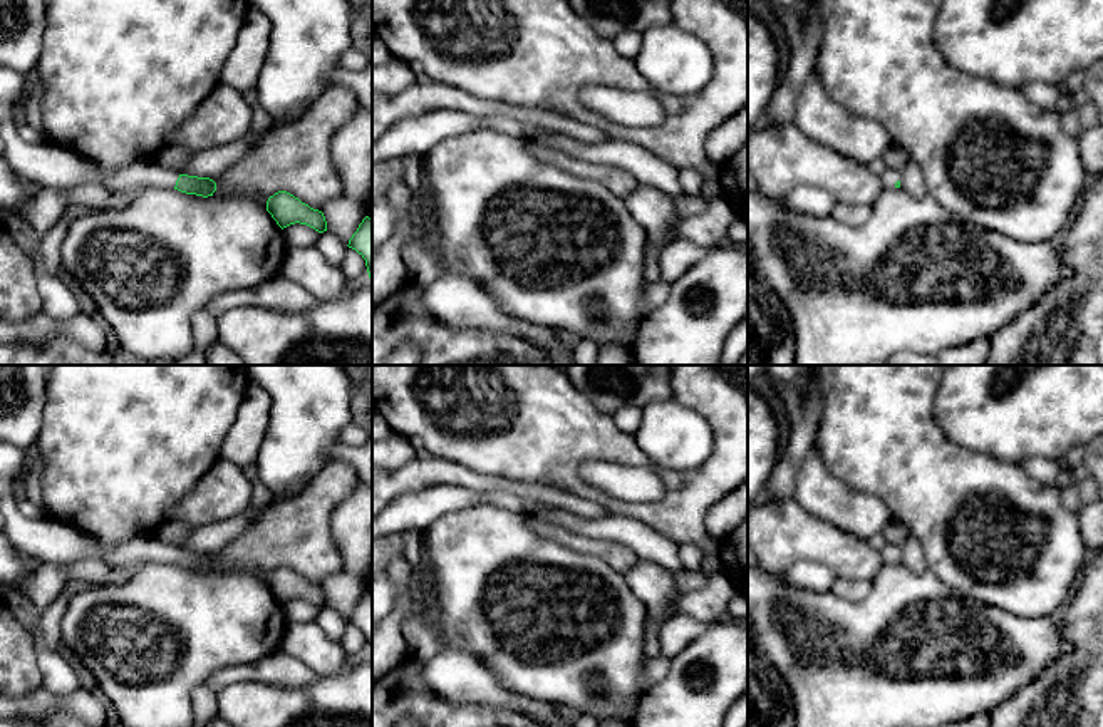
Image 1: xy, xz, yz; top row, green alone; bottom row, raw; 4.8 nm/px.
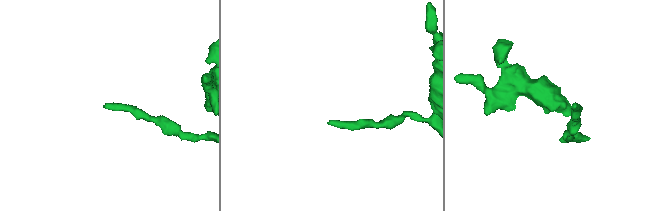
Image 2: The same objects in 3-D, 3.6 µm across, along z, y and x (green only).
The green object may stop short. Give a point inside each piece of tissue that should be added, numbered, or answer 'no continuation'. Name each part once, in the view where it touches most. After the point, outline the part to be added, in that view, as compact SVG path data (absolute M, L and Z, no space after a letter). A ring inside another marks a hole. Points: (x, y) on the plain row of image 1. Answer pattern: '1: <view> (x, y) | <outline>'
1: xy (49, 540) | M5 494L0 499L3 531L18 553L37 558L42 563L67 565L99 559L112 570L119 570L132 563L174 563L179 553L178 544L164 543L154 534L104 549L64 521L50 516L25 518L18 511L17 499L18 494Z

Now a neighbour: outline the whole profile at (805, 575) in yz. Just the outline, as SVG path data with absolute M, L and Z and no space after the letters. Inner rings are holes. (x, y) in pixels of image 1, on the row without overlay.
M800 561L778 575L786 585L793 588L818 593L831 591L831 586L838 578L838 575L835 575L830 568L811 561Z

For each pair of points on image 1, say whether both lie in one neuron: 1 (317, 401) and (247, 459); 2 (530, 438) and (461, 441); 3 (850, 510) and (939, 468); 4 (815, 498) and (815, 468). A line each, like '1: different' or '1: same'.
1: different
2: same
3: different
4: same

